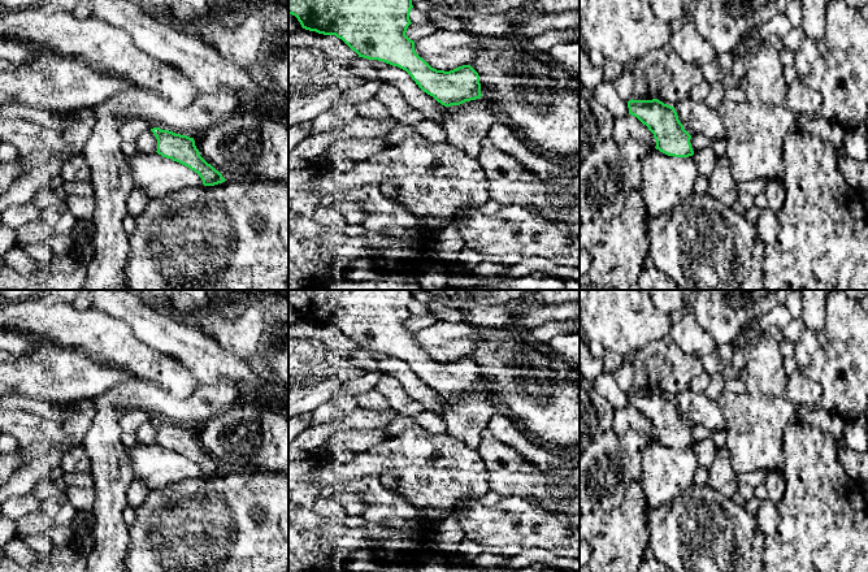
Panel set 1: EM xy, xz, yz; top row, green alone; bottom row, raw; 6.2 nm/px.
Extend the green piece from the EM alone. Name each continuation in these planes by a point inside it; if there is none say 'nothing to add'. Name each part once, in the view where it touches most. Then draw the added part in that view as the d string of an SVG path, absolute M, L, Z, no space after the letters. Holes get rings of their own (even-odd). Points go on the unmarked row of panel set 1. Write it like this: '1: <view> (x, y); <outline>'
nothing to add

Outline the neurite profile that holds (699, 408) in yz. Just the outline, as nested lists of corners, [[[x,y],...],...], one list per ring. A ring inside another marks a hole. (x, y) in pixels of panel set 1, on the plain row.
[[[689,389],[680,391],[674,400],[680,413],[690,426],[700,424],[711,432],[726,429],[726,421],[717,402],[711,400],[704,394],[696,394]]]

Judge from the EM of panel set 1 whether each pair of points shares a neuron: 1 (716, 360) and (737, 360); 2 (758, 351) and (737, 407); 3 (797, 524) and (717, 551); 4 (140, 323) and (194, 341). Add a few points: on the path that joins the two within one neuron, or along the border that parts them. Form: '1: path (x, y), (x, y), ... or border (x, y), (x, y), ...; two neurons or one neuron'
1: path (721, 360), (732, 360); one neuron
2: path (758, 365), (758, 389), (751, 395); one neuron
3: border (765, 536), (762, 558); two neurons
4: path (153, 326), (181, 339); one neuron

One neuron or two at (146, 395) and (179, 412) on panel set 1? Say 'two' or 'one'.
one

